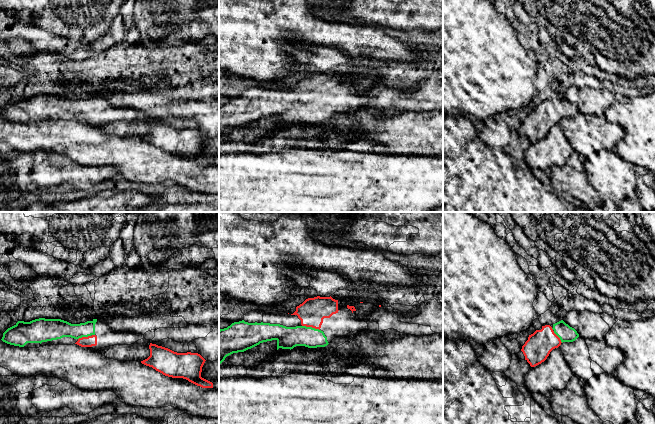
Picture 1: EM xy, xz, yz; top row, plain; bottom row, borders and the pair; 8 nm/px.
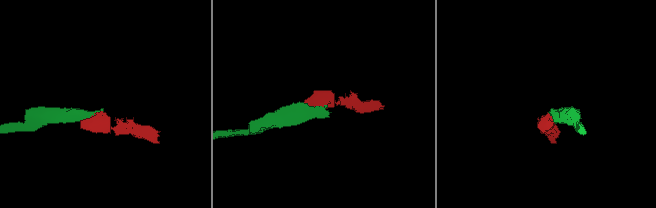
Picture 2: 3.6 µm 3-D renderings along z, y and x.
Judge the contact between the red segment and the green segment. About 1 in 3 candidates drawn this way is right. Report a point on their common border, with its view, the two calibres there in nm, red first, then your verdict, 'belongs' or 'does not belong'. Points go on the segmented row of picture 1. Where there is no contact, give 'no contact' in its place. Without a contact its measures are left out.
xz (311, 326) | 220/180 nm | belongs

